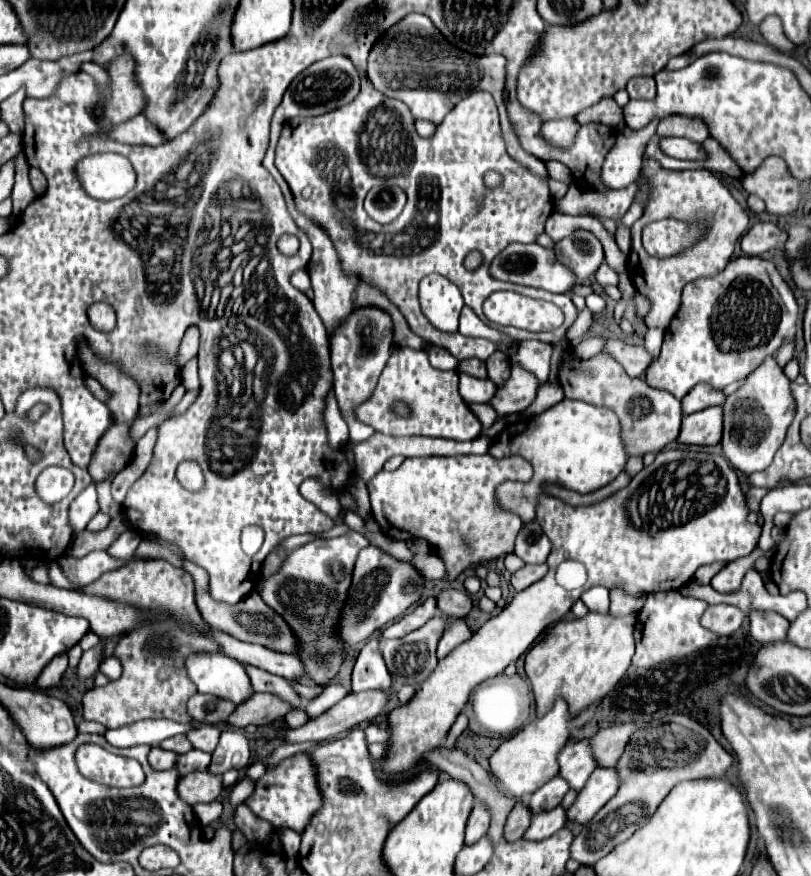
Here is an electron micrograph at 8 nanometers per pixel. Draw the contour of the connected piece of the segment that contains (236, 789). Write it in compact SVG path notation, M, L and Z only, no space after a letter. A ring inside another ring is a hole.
M242 777L242 779L232 787L232 793L230 793L230 803L232 803L232 807L236 807L238 803L246 801L246 799L252 795L252 789L254 789L254 779Z

